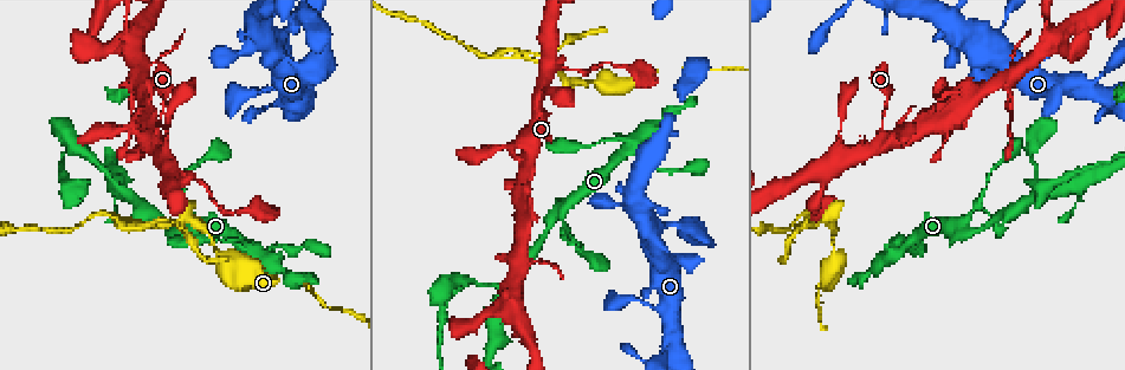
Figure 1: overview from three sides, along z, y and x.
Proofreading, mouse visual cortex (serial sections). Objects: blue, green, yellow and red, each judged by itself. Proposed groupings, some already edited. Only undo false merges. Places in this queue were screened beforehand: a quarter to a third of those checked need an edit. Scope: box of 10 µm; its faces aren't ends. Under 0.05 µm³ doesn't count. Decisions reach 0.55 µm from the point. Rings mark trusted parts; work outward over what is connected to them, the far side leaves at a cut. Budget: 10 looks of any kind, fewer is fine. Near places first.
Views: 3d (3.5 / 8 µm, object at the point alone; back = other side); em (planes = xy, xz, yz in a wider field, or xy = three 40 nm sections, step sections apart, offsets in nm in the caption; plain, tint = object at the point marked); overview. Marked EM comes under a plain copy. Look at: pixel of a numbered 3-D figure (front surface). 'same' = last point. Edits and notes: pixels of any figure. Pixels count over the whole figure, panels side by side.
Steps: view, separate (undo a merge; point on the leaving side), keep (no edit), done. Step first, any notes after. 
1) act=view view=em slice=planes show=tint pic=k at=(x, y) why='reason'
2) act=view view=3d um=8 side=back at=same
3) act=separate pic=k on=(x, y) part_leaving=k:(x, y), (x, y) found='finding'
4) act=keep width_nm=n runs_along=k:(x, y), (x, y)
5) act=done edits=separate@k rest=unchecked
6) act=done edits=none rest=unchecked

act=view view=3d um=3.5 pic=1 at=(229, 261) why='abrupt turn'

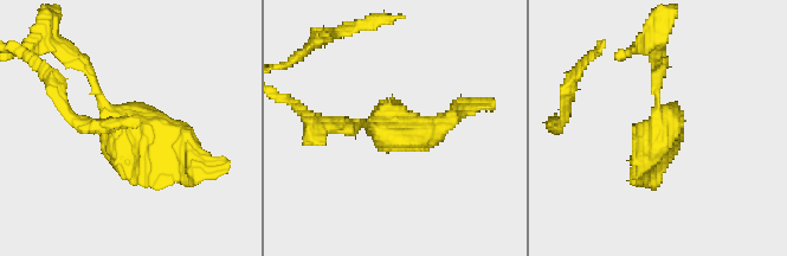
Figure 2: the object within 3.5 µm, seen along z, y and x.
act=view view=em slice=xy step=3 show=tint pic=2 at=(662, 125)

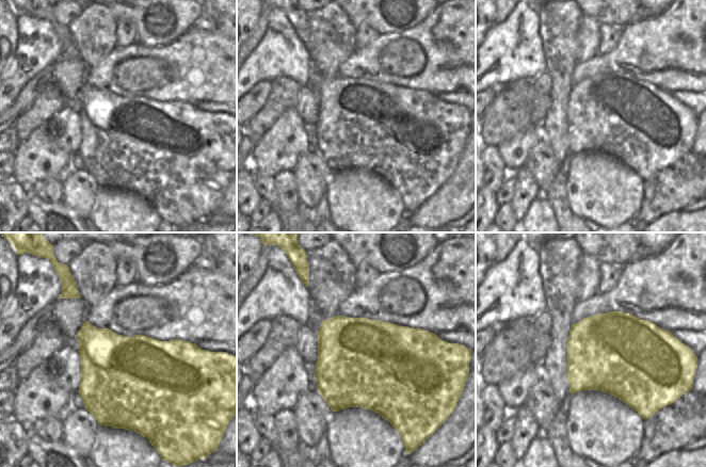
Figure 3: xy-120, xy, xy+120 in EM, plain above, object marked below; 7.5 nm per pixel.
act=keep runs_along=2:(195, 170), (180, 145), (126, 126), (90, 78) found='all the same cell'

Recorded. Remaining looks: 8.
act=view view=3d um=3.5 pic=1 at=(535, 137) why='small branch off a trunk'

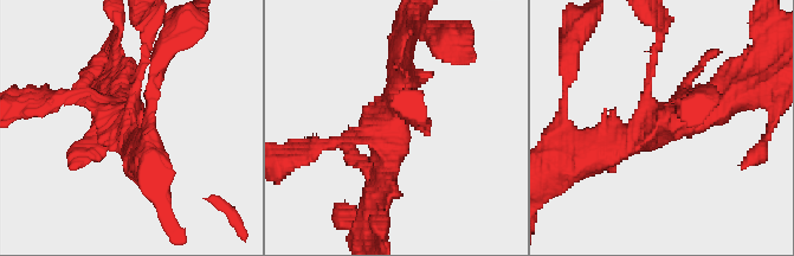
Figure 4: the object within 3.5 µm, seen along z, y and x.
act=view view=em slice=xy step=1 show=tint pic=4 at=(655, 112)

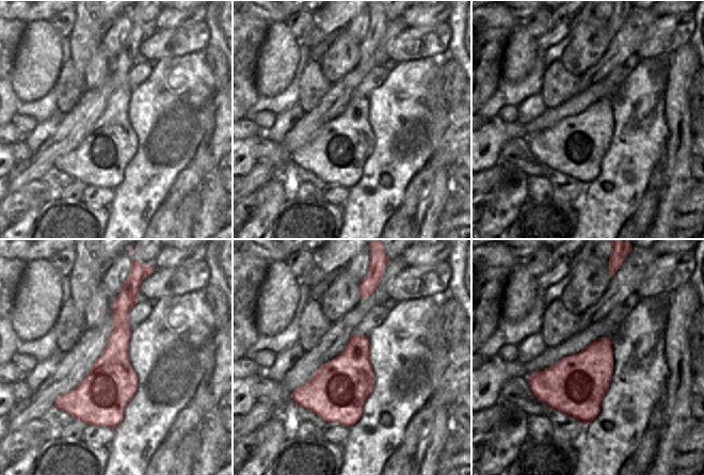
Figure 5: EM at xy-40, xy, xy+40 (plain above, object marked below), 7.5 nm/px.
act=view view=em slice=xy step=5 show=tint at=same

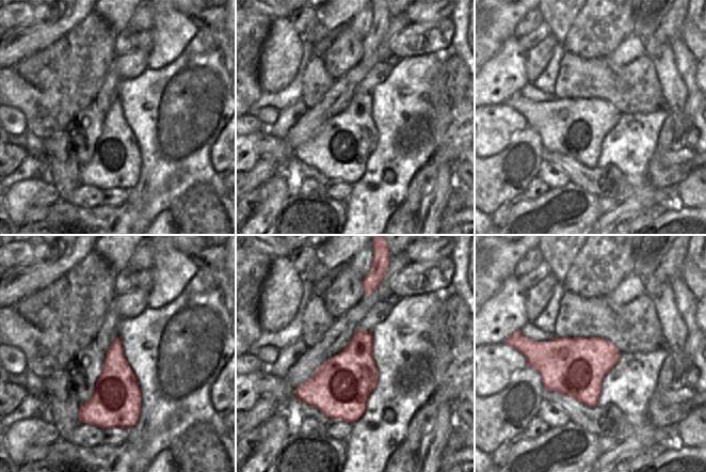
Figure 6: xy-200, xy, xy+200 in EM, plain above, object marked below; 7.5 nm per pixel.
act=keep arm_widths_nm=100,150,350,400 runs_along=4:(415, 122), (398, 110), (379, 189) found='one cell here'

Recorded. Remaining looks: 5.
act=view view=3d um=8 pic=1 at=(811, 226) why='three arms meet'

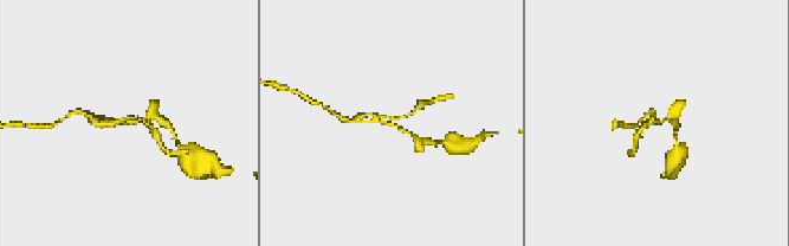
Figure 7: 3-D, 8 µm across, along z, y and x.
act=view view=em slice=planes show=tint at=same arms=3 arm_widths_nm=100,150,150 why='now the EM'

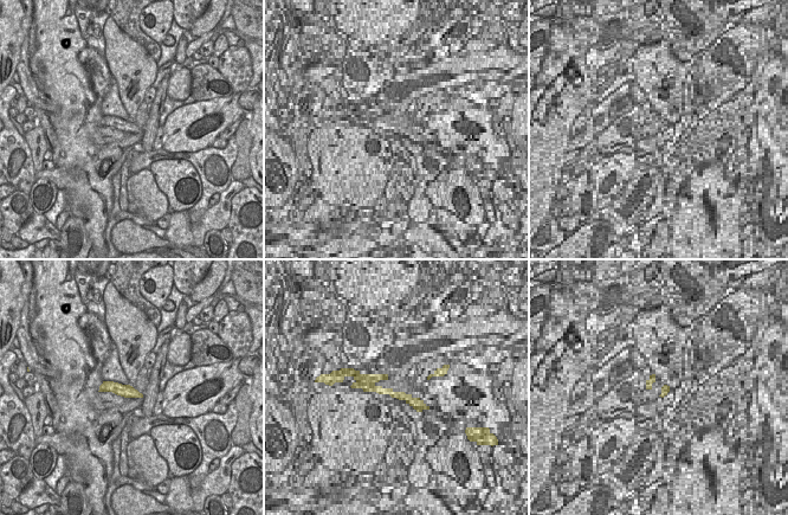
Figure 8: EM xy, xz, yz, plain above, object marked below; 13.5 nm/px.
act=separate pic=7 on=(420, 105) found='a second cell is stuck on'

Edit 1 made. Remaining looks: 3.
act=view view=overview

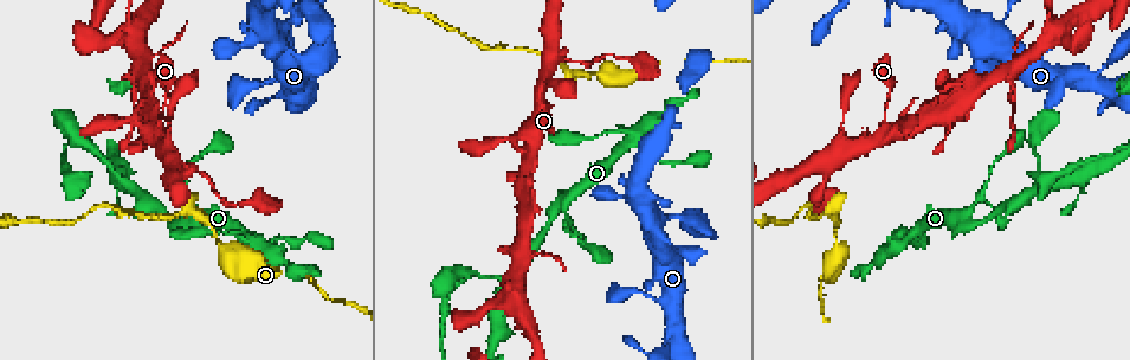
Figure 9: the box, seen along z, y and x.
act=view view=3d um=3.5 pic=9 at=(136, 29) why='four or more arms meet'

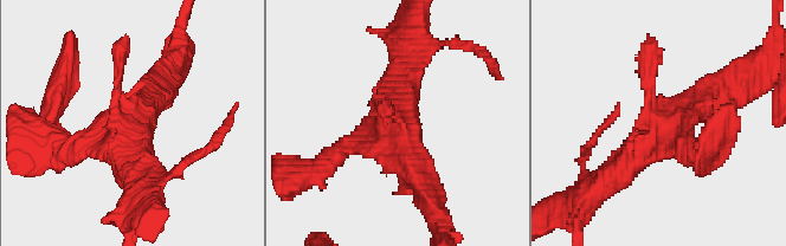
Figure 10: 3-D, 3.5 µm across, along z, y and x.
act=view view=em slice=planes show=tint pic=10 at=(671, 125) arms=4 arm_widths_nm=150,250,350,400 why='need the tissue'

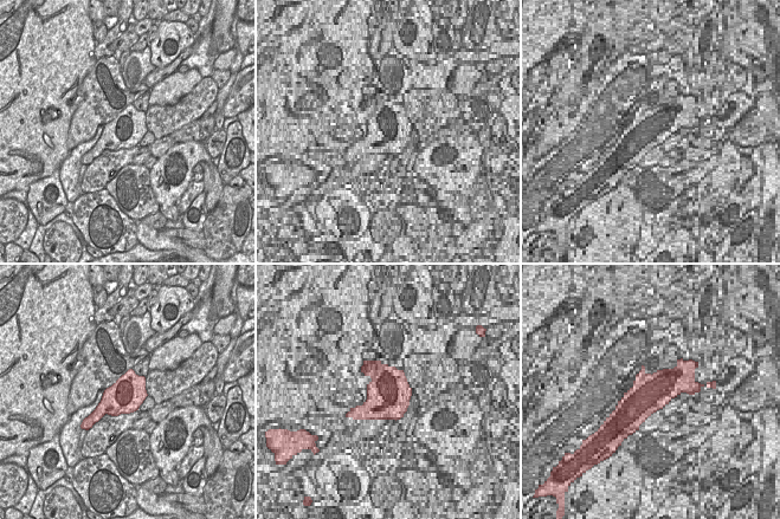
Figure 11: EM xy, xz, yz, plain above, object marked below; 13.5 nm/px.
act=keep runs_along=10:(612, 175), (676, 116), (727, 91) found='one cell here'

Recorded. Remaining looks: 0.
act=done edits=separate@7 rest=unchecked

